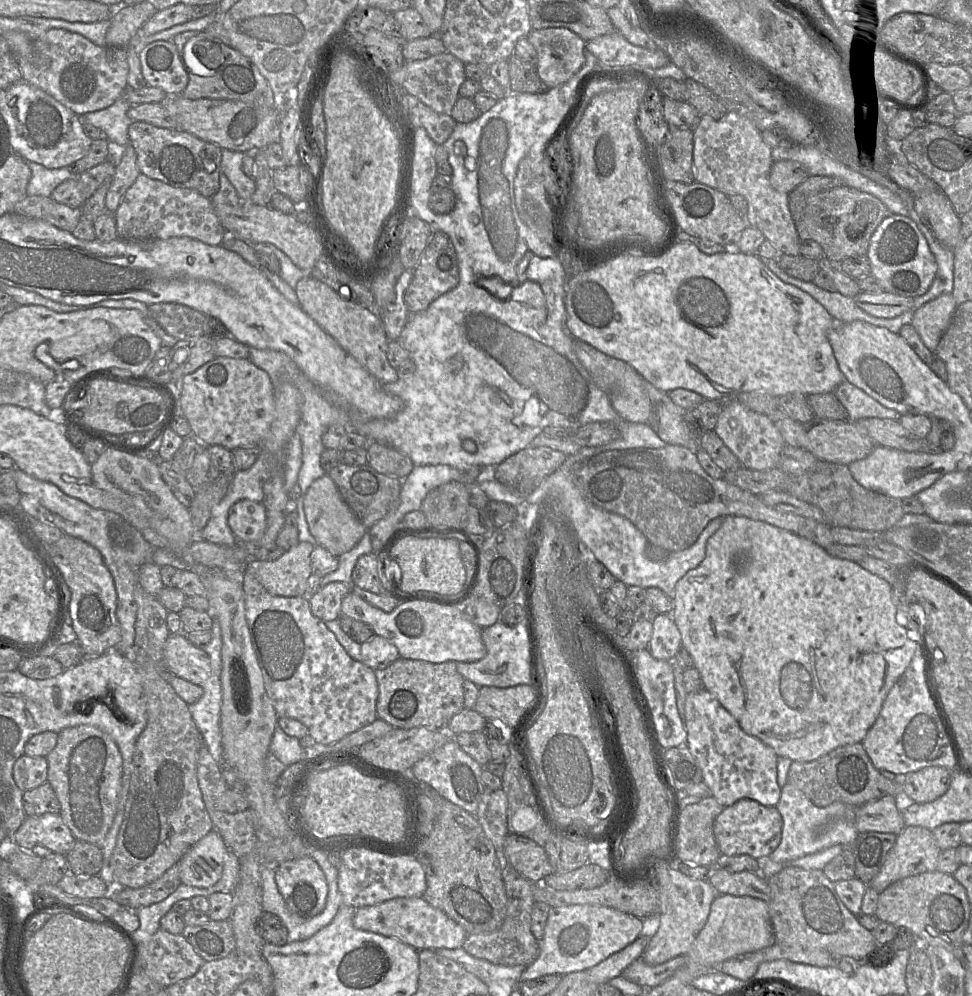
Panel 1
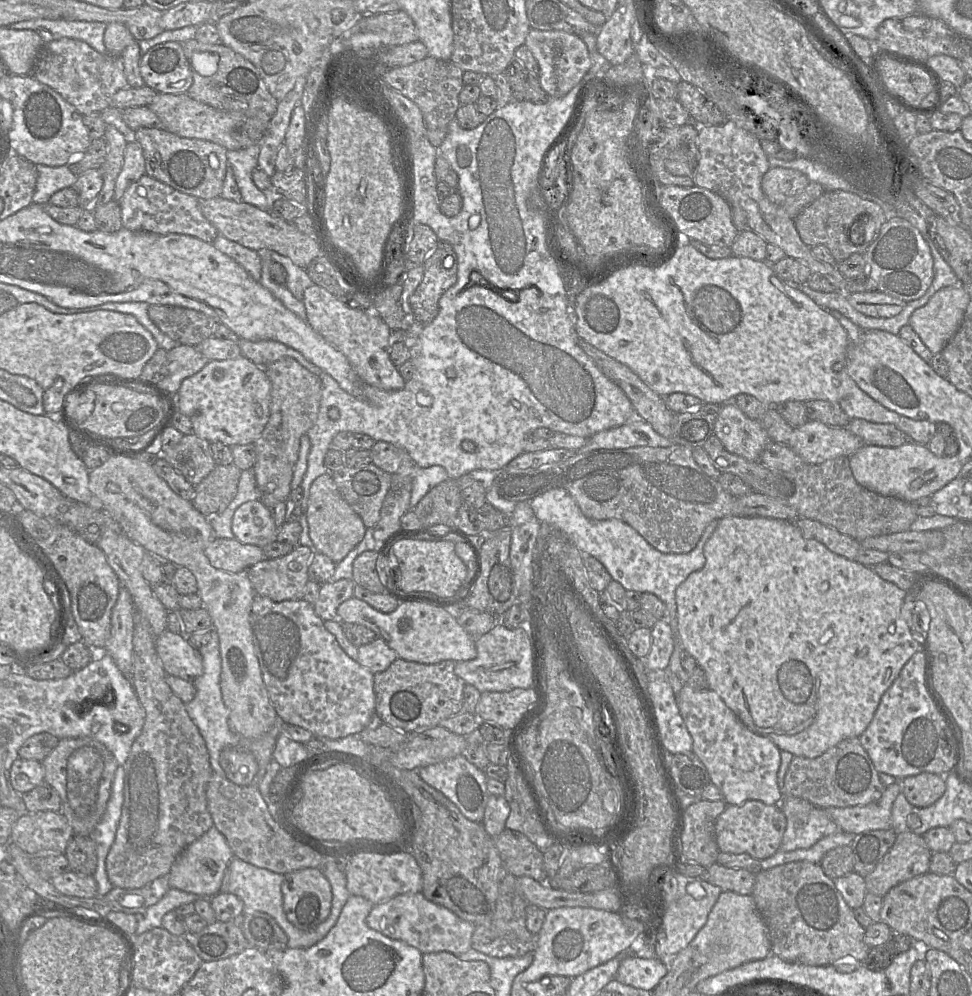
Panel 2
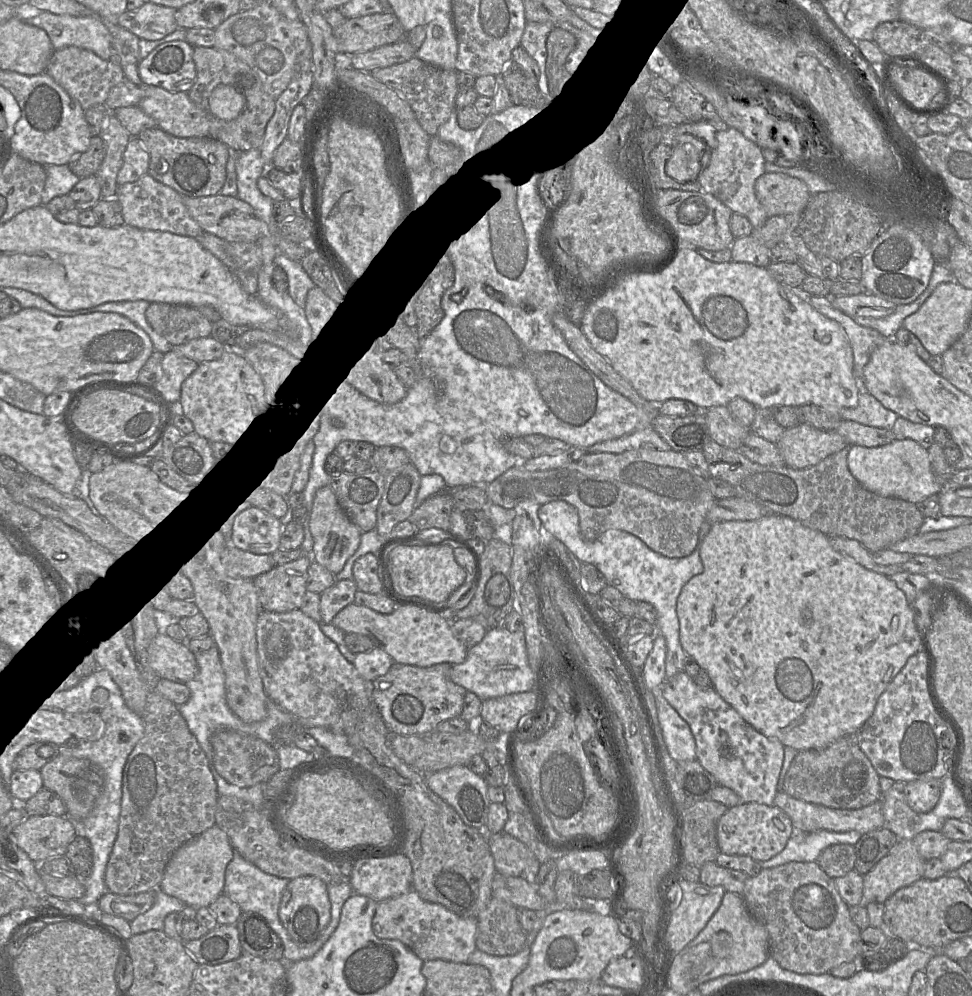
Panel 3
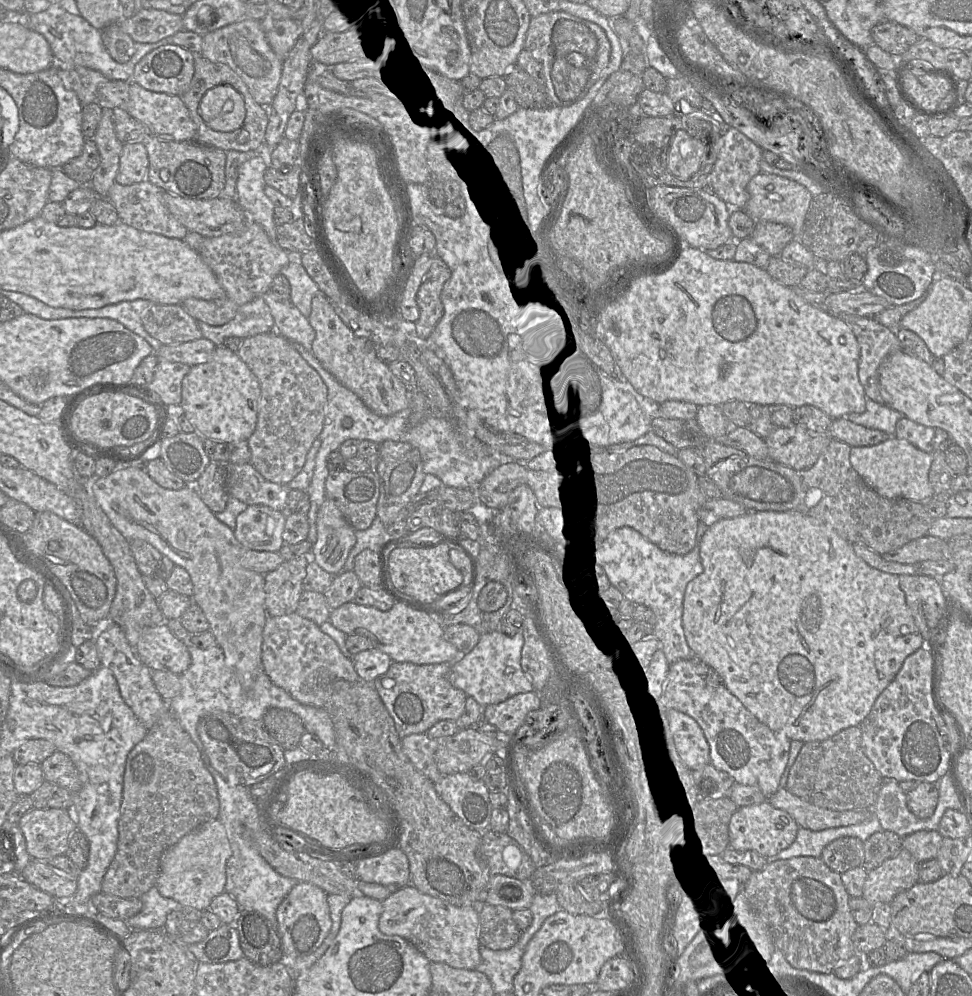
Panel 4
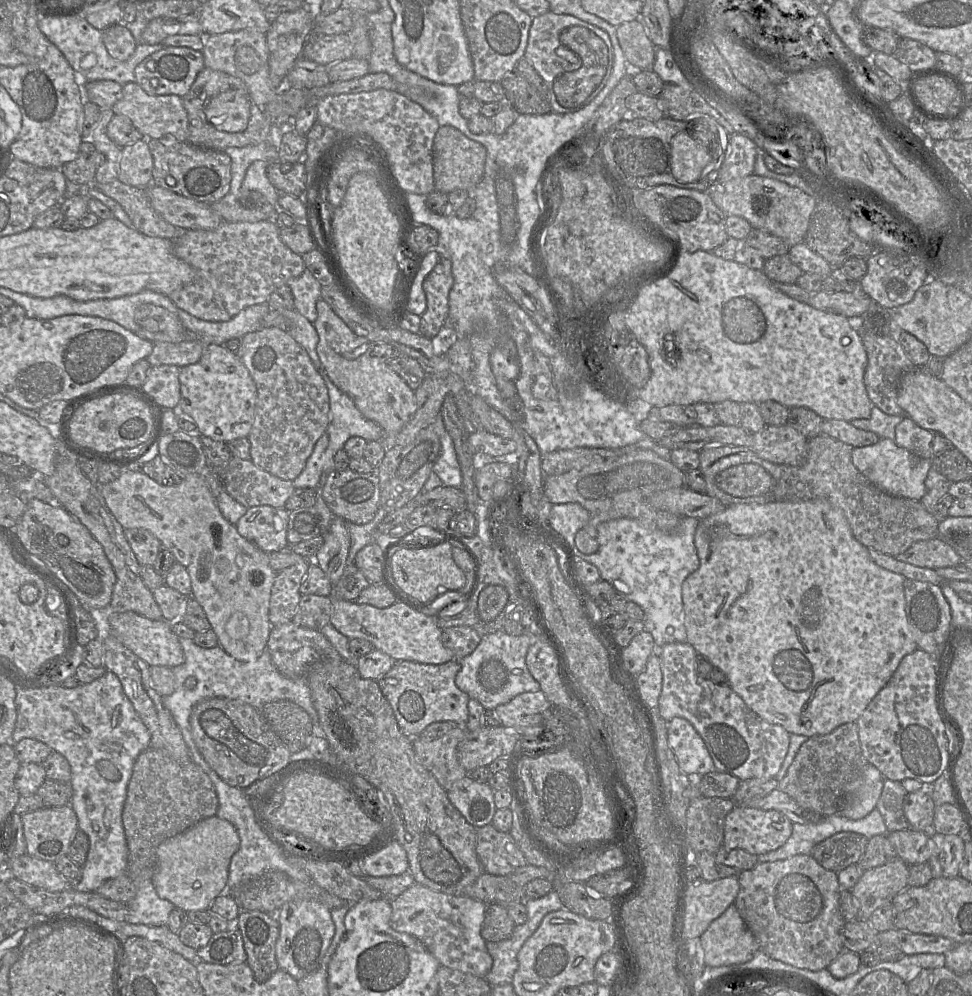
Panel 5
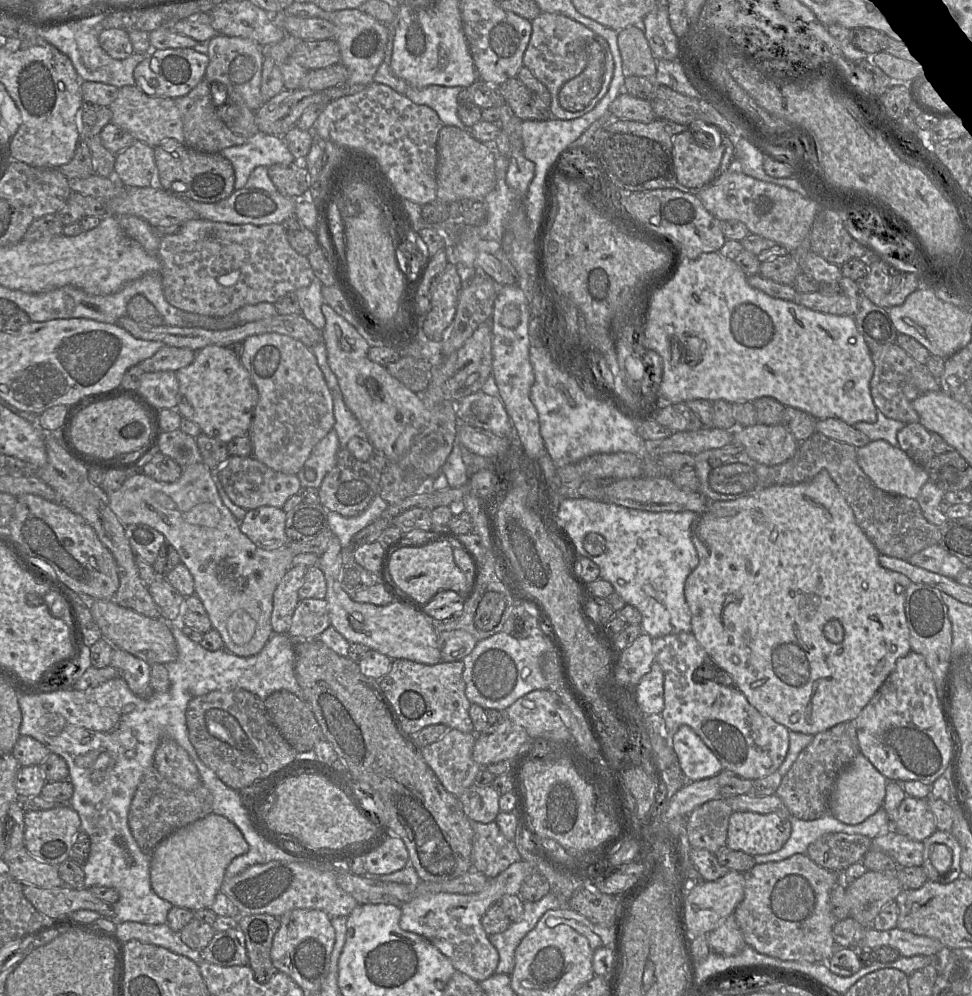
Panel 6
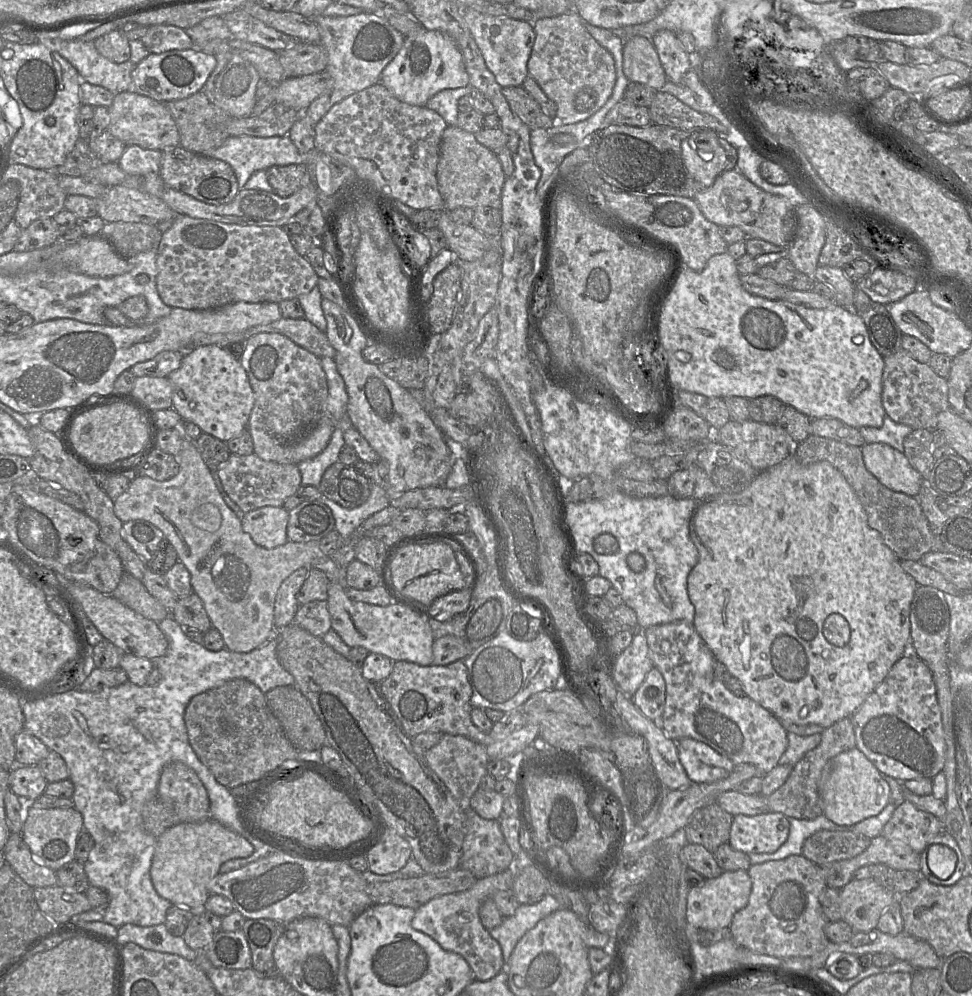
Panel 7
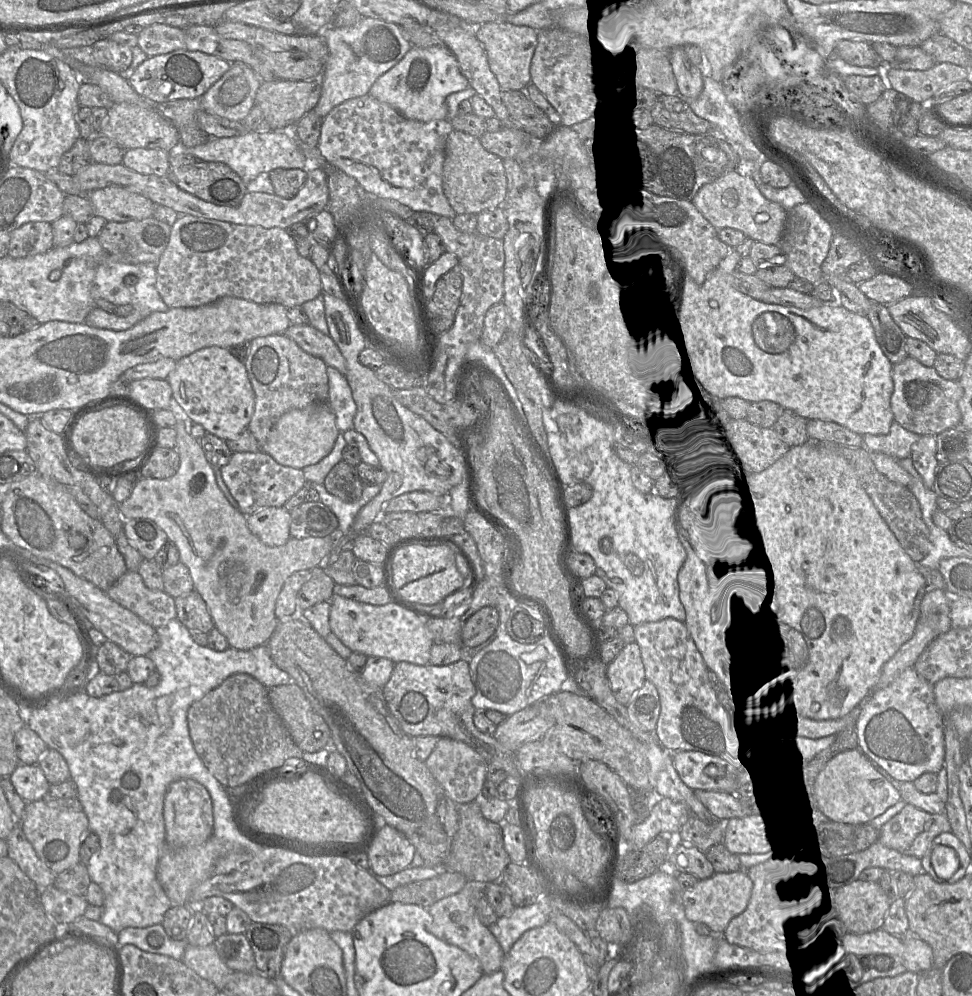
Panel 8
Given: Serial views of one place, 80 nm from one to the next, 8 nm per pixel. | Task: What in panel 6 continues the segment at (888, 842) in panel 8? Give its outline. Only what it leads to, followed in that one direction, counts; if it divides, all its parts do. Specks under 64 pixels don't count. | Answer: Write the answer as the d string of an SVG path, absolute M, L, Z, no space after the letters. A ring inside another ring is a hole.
M907 796L898 808L897 819L892 829L910 839L923 842L936 830L936 821L928 799Z

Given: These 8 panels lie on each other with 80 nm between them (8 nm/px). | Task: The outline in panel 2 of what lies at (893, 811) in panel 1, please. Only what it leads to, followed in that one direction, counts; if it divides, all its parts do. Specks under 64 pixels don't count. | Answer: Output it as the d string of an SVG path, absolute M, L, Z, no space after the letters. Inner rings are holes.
M898 781L888 787L886 787L881 798L875 802L872 802L863 806L851 806L851 807L830 807L826 809L827 814L839 827L840 831L860 834L865 831L874 830L888 830L892 829L891 811L892 805L899 793L902 792L902 783Z

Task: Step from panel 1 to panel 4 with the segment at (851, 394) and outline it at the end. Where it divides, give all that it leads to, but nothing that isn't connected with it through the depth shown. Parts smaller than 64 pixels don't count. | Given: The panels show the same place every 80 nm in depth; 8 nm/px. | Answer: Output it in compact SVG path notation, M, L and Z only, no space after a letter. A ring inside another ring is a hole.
M866 396L866 410L861 414L852 413L844 418L866 428L883 431L893 437L896 423L903 417L902 413L884 404L879 404Z

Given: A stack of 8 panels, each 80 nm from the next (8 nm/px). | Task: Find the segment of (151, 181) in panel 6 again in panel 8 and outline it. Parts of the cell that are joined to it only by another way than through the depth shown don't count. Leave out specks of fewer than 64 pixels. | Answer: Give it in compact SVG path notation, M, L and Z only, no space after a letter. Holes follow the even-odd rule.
M129 149L124 151L122 164L143 175L167 177L170 168L170 153L162 149Z

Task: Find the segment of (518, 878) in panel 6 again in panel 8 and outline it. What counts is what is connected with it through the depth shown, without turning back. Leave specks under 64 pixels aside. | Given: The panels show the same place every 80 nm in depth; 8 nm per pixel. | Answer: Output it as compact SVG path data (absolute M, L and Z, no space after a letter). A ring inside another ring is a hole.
M467 881L458 893L435 902L428 907L428 911L433 918L430 933L477 958L481 963L483 973L491 974L501 970L505 954L496 937L489 931L489 927L481 923L476 913L476 903L480 897L485 897L486 885L485 882Z

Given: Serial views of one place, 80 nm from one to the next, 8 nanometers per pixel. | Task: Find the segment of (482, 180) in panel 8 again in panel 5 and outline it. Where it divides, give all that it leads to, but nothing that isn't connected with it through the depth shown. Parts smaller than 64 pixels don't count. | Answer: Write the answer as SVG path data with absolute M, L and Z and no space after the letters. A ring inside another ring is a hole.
M450 125L440 126L433 140L435 189L446 194L456 189L473 191L483 177L486 153L482 144L469 139L457 128Z

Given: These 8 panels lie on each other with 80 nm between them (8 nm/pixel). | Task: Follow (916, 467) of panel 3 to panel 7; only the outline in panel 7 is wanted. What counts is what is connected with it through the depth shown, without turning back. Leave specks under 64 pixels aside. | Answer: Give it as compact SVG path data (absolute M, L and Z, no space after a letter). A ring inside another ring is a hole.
M882 442L866 443L862 448L863 460L867 470L872 473L884 486L902 492L908 496L919 495L924 479L909 463L903 452Z

